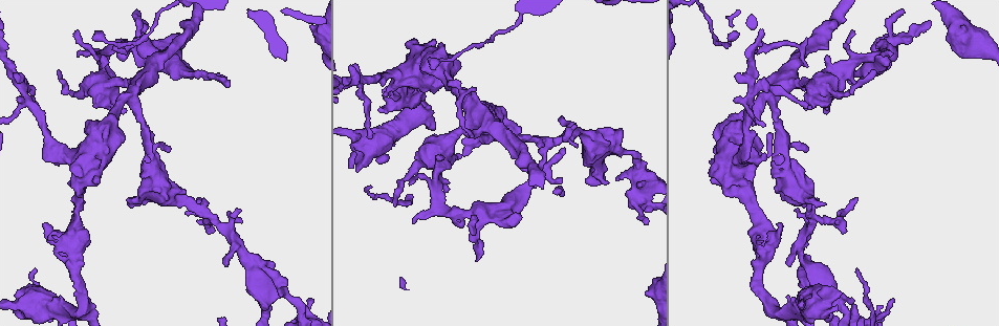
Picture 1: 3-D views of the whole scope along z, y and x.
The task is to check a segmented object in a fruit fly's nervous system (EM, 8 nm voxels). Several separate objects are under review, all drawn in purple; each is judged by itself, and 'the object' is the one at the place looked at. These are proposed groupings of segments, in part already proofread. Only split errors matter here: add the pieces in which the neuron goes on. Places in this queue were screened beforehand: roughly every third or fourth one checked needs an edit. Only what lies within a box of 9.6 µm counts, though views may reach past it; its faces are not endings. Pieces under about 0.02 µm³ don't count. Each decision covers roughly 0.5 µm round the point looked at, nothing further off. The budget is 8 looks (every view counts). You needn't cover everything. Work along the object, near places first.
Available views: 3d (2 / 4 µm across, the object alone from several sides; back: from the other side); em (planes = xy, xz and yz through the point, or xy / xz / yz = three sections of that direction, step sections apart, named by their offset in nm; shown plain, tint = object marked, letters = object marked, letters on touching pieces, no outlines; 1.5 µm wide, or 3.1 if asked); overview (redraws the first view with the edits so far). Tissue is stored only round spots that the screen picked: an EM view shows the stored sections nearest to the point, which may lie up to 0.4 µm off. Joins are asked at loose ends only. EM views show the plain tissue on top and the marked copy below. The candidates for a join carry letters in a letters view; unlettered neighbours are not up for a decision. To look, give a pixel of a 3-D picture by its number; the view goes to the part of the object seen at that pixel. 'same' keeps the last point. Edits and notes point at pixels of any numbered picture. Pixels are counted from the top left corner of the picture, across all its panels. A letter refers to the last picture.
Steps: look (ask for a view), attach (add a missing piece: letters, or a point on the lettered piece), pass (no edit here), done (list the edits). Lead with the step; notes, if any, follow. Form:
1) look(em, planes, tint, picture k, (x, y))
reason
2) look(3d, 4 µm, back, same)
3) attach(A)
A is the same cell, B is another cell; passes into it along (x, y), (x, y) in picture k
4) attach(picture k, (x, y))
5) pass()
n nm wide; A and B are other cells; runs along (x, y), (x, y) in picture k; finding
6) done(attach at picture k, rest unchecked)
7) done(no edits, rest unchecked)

look(em, xy, step 8, letters, picture 1, (960, 29))
an open end

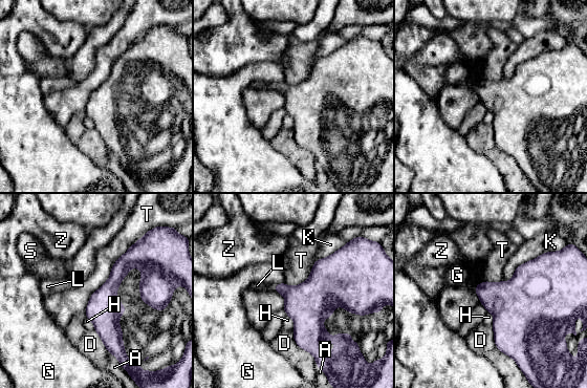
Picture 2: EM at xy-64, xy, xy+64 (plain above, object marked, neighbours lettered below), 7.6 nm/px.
attach(L)
L is the same cell, A, D, G, H, K, S, T and Z are other cells; passes into it along (303, 303), (275, 287), (257, 285) in picture 2; it goes on there

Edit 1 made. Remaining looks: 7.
look(3d, 4 µm, back, picture 1, (808, 147))
an open end

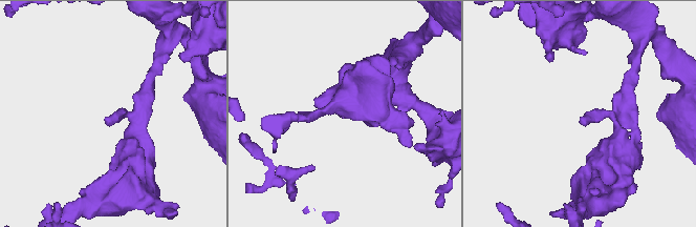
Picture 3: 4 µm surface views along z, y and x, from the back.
look(em, planes, letters, picture 3, (581, 122))
now the EM

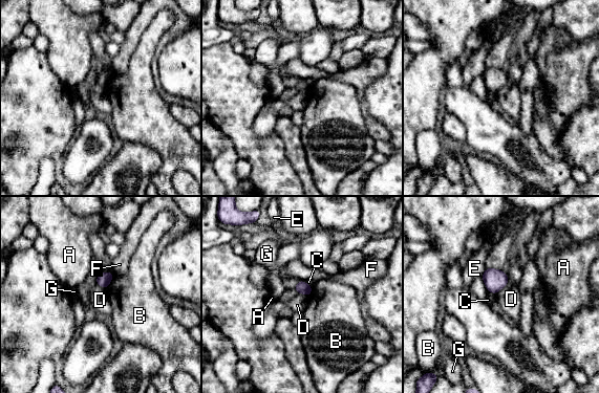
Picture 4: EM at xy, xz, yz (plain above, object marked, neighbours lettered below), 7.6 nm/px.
pass()
A, B, C, D, E, F and G are other cells; border along (509, 282), (496, 293) in picture 4; no lettered piece goes on from it

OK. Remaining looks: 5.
look(3d, 4 µm, picture 1, (520, 216))
an open end

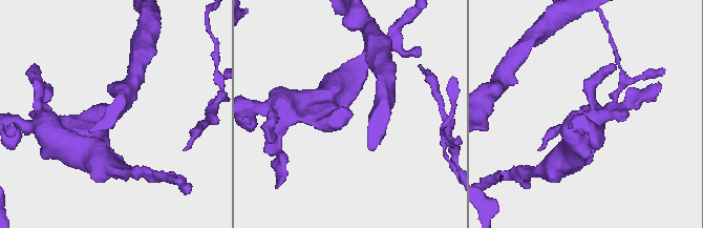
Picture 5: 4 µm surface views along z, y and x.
look(em, planes, letters, picture 5, (350, 114))
shape alone is not enough

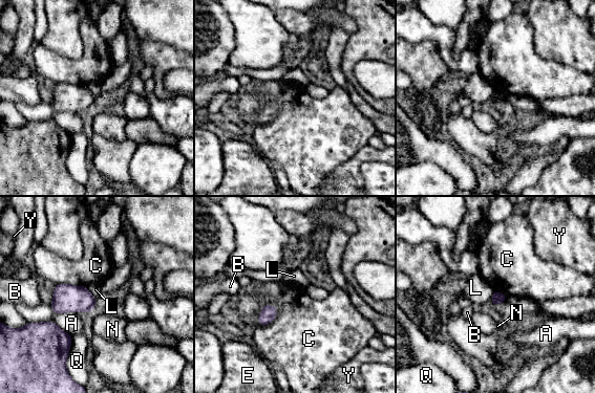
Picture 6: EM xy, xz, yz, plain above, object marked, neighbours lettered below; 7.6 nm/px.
pass()
A, B, C, E, L, N, Q and Y are other cells; border along (85, 286), (96, 300) in picture 6; no lettered piece goes on from it

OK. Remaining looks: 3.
done(attach at picture 2, rest unchecked)

